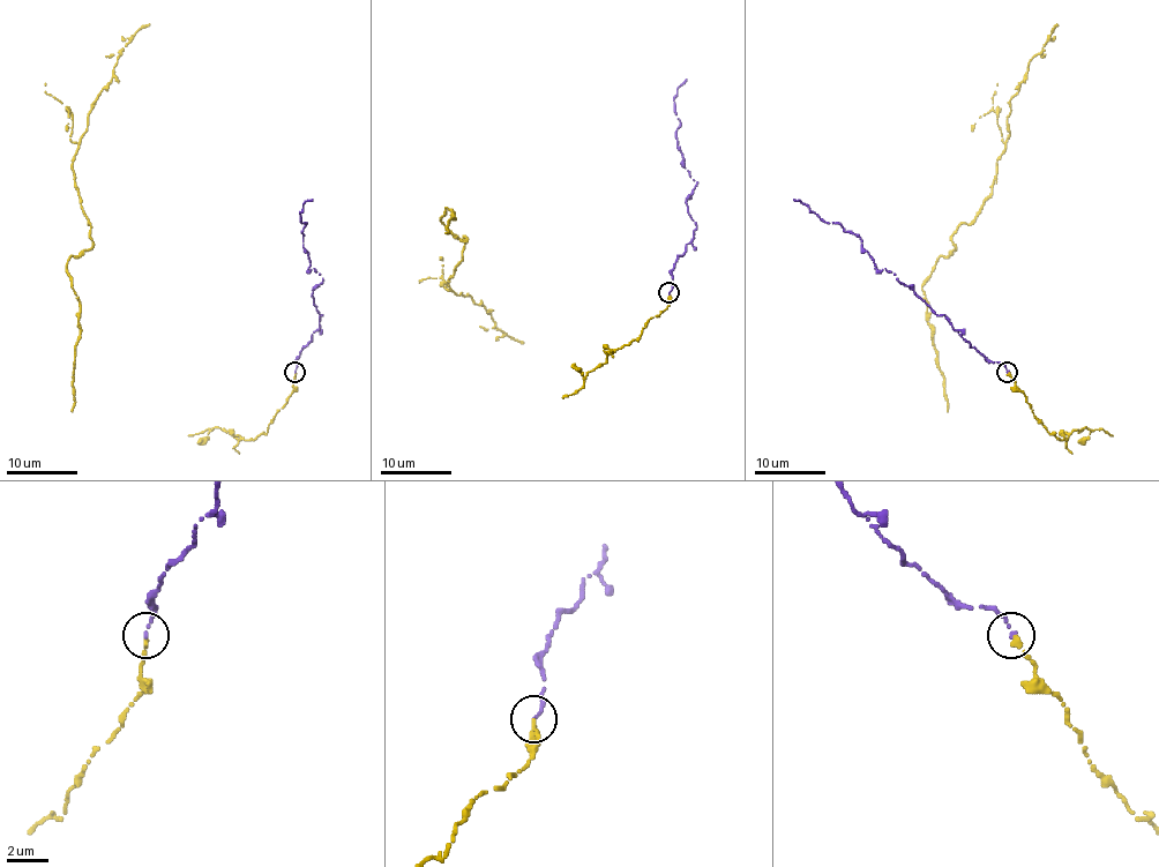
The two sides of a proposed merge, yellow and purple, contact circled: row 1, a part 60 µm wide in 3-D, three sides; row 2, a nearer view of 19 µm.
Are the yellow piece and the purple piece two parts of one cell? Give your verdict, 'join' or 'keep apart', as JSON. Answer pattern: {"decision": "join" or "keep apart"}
{"decision": "join"}

